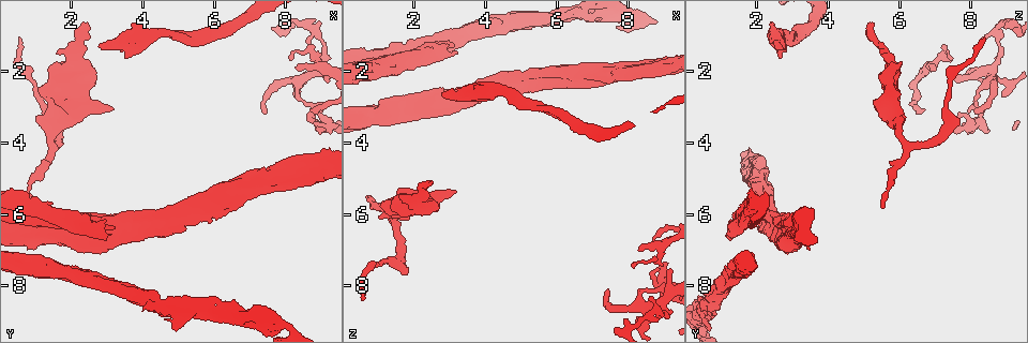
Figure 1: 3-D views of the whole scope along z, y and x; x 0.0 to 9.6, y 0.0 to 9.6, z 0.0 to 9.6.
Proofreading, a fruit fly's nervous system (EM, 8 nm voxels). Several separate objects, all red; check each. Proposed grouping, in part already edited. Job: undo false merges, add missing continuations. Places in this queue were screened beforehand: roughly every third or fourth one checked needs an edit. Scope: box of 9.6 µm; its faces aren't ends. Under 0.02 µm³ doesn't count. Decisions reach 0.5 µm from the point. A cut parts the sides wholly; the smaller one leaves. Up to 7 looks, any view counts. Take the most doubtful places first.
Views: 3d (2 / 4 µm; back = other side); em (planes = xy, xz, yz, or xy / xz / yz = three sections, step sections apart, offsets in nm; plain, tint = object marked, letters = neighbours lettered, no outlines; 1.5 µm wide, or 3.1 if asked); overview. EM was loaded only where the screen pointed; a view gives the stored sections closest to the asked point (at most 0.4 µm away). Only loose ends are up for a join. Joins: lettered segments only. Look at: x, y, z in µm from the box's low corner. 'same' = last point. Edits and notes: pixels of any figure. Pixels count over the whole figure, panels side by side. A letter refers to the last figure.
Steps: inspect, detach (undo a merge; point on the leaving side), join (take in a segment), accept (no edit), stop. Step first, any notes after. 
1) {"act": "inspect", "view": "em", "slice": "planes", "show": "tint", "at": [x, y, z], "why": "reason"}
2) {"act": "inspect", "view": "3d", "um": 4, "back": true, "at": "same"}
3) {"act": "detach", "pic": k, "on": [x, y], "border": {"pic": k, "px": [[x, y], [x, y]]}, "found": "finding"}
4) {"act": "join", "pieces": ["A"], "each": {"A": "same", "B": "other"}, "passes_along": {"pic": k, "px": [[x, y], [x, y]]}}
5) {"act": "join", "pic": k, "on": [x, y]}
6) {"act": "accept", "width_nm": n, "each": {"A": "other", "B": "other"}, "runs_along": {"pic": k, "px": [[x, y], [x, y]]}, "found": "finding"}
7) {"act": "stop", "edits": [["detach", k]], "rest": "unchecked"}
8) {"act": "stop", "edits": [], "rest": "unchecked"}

{"act": "inspect", "view": "3d", "um": 4, "at": [3.15, 3.00, 5.40], "why": "free end"}

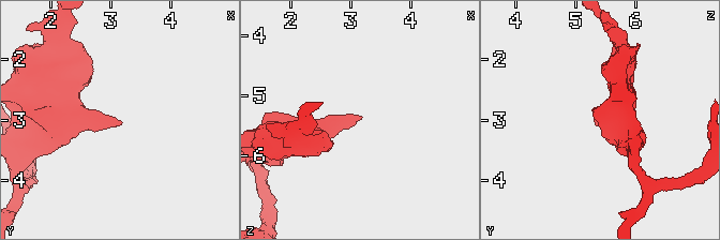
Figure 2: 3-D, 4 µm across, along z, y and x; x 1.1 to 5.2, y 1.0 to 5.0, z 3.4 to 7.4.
{"act": "inspect", "view": "em", "slice": "planes", "show": "letters", "at": [3.20, 3.00, 5.40]}

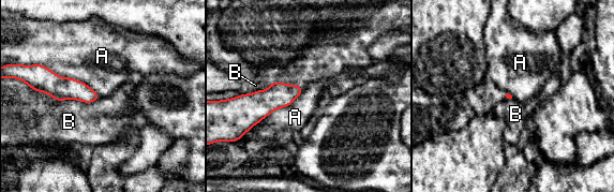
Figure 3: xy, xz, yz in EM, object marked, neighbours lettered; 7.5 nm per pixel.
{"act": "accept", "each": {"A": "other", "B": "other"}, "border": {"pic": 3, "px": [[32, 64], [81, 80], [100, 97]]}, "found": "no lettered segment goes on from it"}

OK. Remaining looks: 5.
{"act": "inspect", "view": "3d", "um": 2, "at": [3.95, 5.90, 2.40], "why": "stops while still wide"}

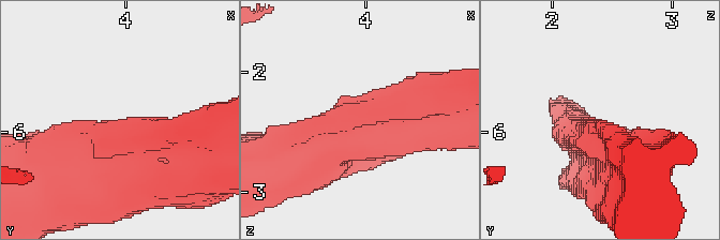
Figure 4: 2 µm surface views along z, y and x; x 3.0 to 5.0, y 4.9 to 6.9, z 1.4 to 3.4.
{"act": "inspect", "view": "em", "slice": "yz", "step": 8, "show": "tint", "at": [4.00, 5.88, 2.34], "why": "need the tissue"}

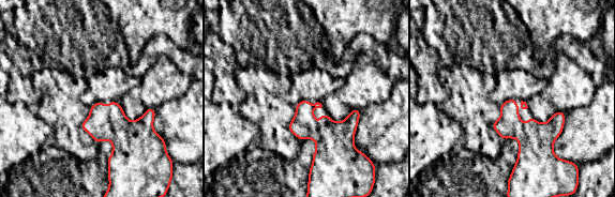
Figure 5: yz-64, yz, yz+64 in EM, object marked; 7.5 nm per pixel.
{"act": "inspect", "view": "em", "slice": "planes", "show": "letters", "at": "same"}

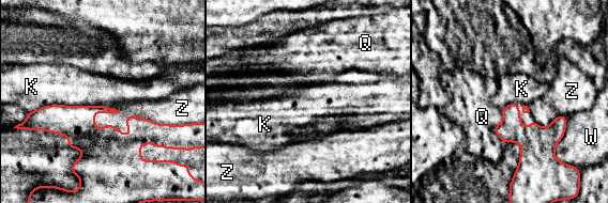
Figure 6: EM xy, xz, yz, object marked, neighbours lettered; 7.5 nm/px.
{"act": "accept", "each": {"K": "other", "Q": "other", "W": "other", "Z": "other"}, "runs_along": {"pic": 6, "px": [[47, 108], [91, 141], [166, 128]]}, "found": "no lettered segment goes on from it"}

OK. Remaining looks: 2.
{"act": "inspect", "view": "3d", "um": 4, "at": [4.35, 0.95, 2.45], "why": "calibre changes"}

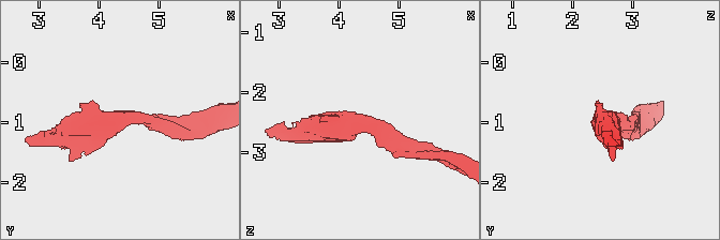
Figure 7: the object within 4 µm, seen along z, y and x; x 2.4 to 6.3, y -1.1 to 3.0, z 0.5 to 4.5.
{"act": "inspect", "view": "em", "slice": "planes", "show": "letters", "at": [4.30, 0.95, 2.45], "arm_widths_nm": [220, 340], "why": "now the EM"}

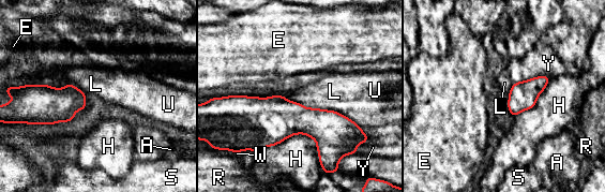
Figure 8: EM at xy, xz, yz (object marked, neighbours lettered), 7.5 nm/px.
{"act": "accept", "width_nm": 220, "longest_contact_nm": ["L", 550], "each": {"A": "other", "E": "other", "H": "other", "L": "other", "R": "other", "S": "other", "U": "other", "W": "other", "Y": "other"}, "found": "continuous, no second neuron"}

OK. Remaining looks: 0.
{"act": "stop", "edits": [], "rest": "unchecked"}

